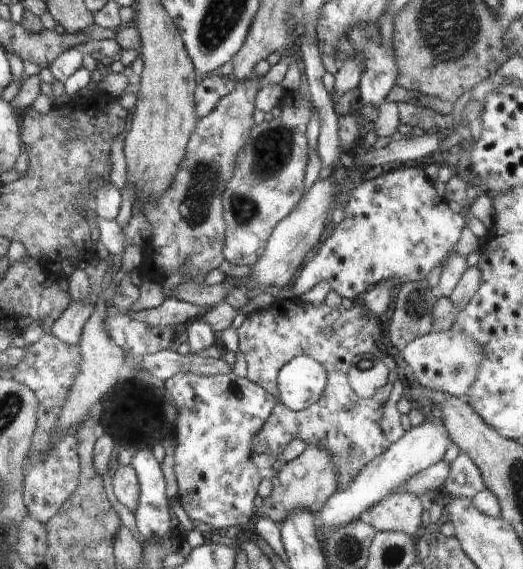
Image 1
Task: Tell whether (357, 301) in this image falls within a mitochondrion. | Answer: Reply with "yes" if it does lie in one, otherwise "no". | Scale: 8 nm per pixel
no

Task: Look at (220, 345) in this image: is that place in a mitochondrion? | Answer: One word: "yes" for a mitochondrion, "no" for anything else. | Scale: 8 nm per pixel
no

